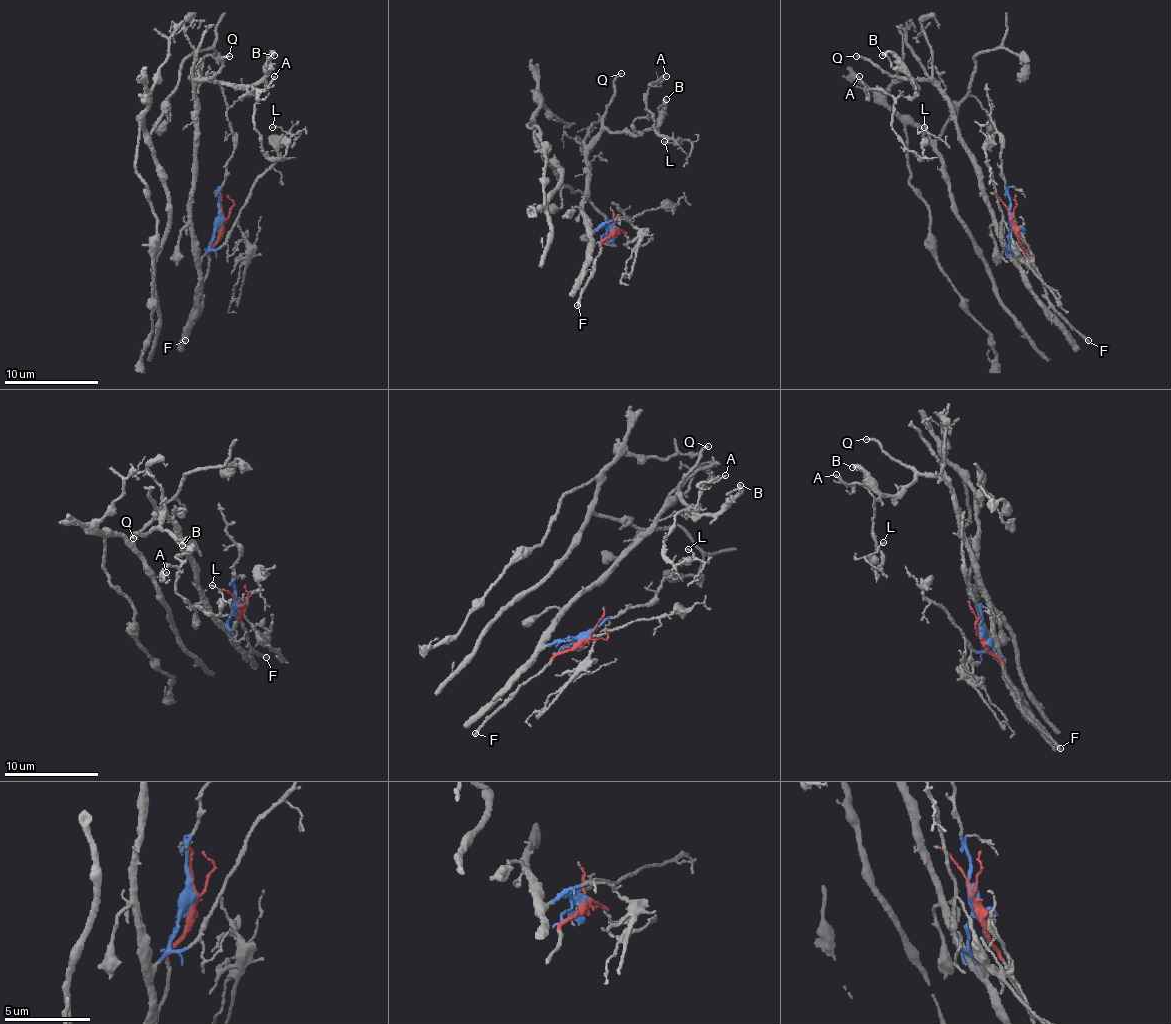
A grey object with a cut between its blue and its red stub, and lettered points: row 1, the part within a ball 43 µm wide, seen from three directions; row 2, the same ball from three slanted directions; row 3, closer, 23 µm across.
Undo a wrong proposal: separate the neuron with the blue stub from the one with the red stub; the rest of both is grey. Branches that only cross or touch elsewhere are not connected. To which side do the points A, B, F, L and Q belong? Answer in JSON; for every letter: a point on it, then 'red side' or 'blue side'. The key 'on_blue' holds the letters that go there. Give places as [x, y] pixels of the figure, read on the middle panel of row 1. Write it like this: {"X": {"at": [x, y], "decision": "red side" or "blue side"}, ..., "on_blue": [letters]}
{"A": {"at": [666, 76], "decision": "blue side"}, "B": {"at": [666, 99], "decision": "blue side"}, "F": {"at": [577, 305], "decision": "red side"}, "L": {"at": [664, 141], "decision": "blue side"}, "Q": {"at": [621, 73], "decision": "blue side"}, "on_blue": ["A", "B", "L", "Q"]}

